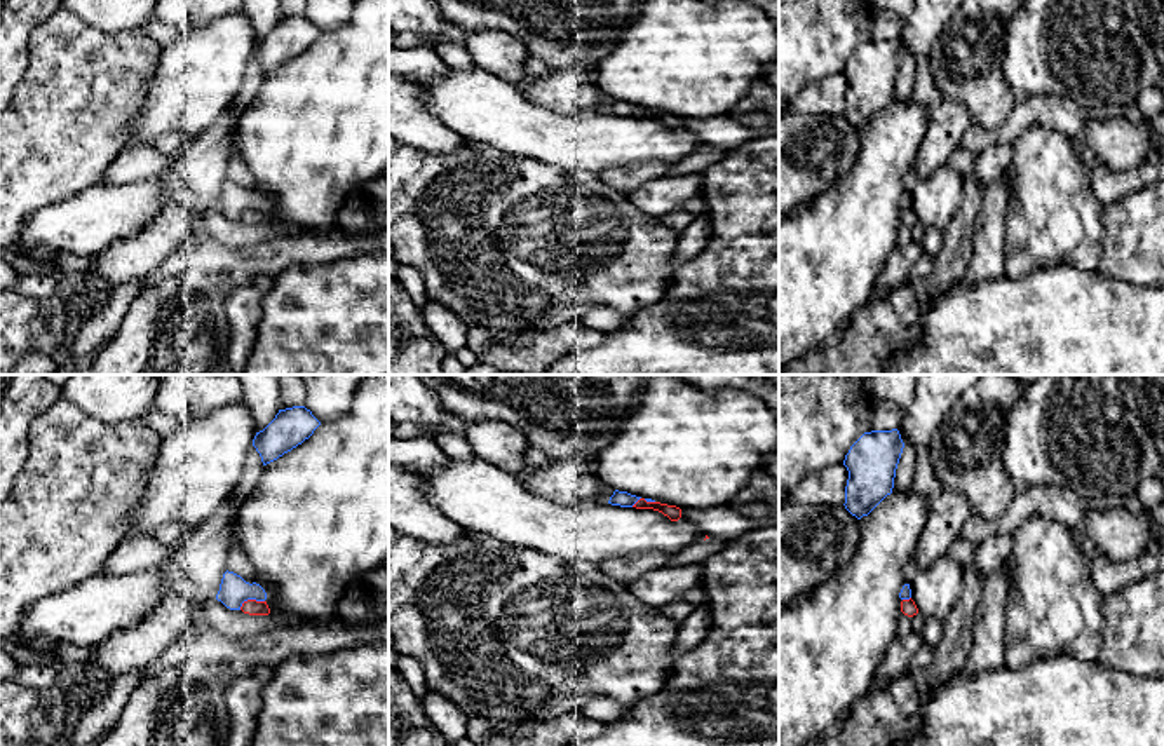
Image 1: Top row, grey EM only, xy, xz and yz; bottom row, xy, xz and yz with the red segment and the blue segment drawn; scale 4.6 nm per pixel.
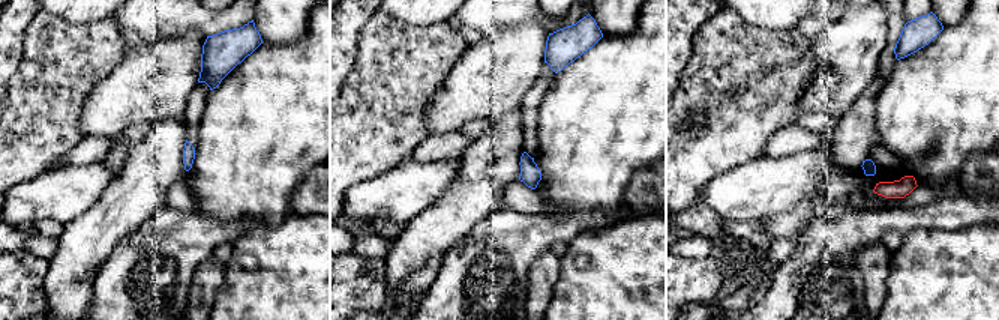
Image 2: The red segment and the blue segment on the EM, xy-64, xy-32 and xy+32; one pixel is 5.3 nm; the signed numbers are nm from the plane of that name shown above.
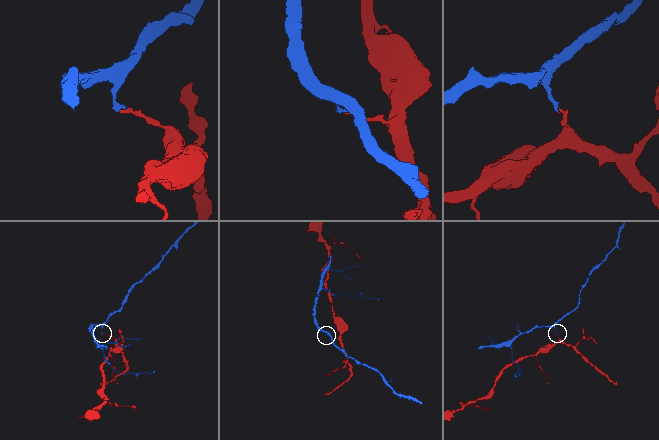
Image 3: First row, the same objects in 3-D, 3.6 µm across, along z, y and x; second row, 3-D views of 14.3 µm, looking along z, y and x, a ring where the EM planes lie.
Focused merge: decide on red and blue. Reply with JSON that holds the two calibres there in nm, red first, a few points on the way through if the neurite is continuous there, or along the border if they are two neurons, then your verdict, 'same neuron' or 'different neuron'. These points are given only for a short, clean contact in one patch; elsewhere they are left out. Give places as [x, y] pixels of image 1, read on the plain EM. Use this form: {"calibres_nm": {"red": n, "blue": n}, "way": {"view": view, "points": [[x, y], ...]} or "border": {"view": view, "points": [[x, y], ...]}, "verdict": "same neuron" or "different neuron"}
{"calibres_nm": {"red": 70, "blue": 140}, "border": {"view": "xy", "points": [[263, 210], [246, 210], [239, 218]]}, "verdict": "different neuron"}

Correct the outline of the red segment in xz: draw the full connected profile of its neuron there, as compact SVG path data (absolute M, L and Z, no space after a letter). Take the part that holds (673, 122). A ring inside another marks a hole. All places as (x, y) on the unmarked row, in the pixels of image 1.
M640 108L633 117L659 120L664 125L667 125L671 131L678 131L681 127L681 119L680 117L660 113L660 112L646 112L645 108Z

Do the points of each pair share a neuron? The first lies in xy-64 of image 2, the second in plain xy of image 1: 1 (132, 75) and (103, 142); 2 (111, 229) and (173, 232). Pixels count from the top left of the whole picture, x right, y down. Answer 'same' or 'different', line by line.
1: different
2: same

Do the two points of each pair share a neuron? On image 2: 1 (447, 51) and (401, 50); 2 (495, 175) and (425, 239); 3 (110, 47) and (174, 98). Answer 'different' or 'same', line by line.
1: same
2: same
3: different

